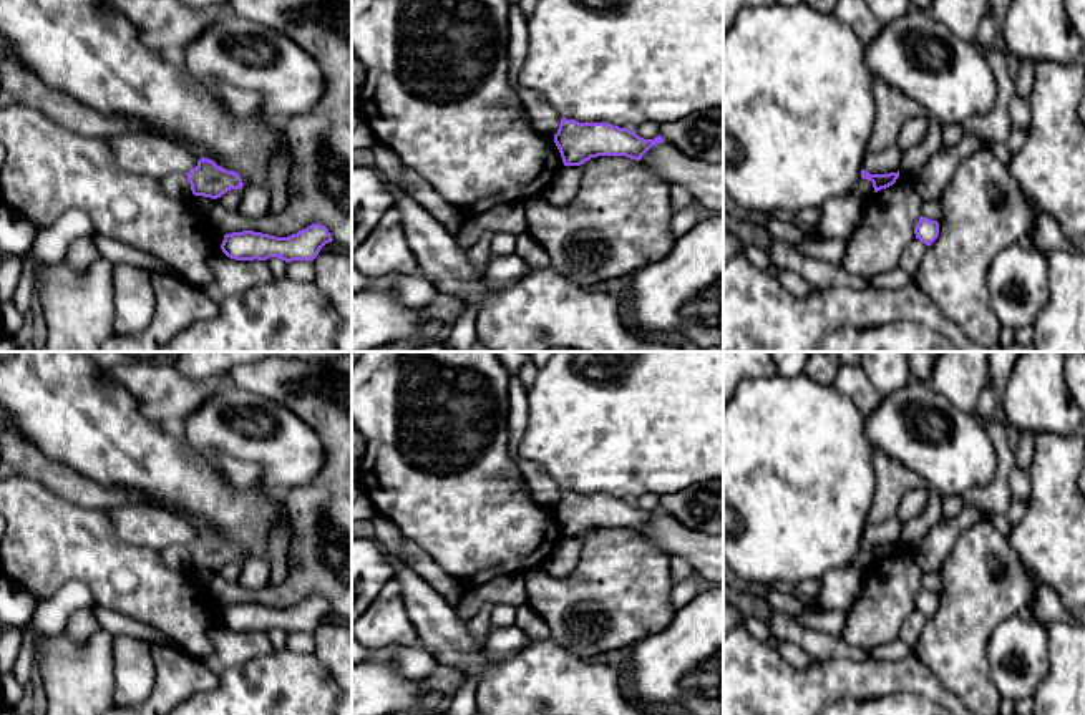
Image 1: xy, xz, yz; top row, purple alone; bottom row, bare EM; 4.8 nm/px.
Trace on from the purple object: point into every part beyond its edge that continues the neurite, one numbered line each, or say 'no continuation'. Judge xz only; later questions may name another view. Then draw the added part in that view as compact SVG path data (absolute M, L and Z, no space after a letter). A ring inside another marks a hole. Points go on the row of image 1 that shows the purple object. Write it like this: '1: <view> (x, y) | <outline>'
no continuation

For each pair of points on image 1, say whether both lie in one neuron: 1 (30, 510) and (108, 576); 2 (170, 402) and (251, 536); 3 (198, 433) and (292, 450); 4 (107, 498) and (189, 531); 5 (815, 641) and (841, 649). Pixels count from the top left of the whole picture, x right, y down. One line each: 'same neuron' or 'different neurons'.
1: same neuron
2: different neurons
3: same neuron
4: different neurons
5: same neuron

